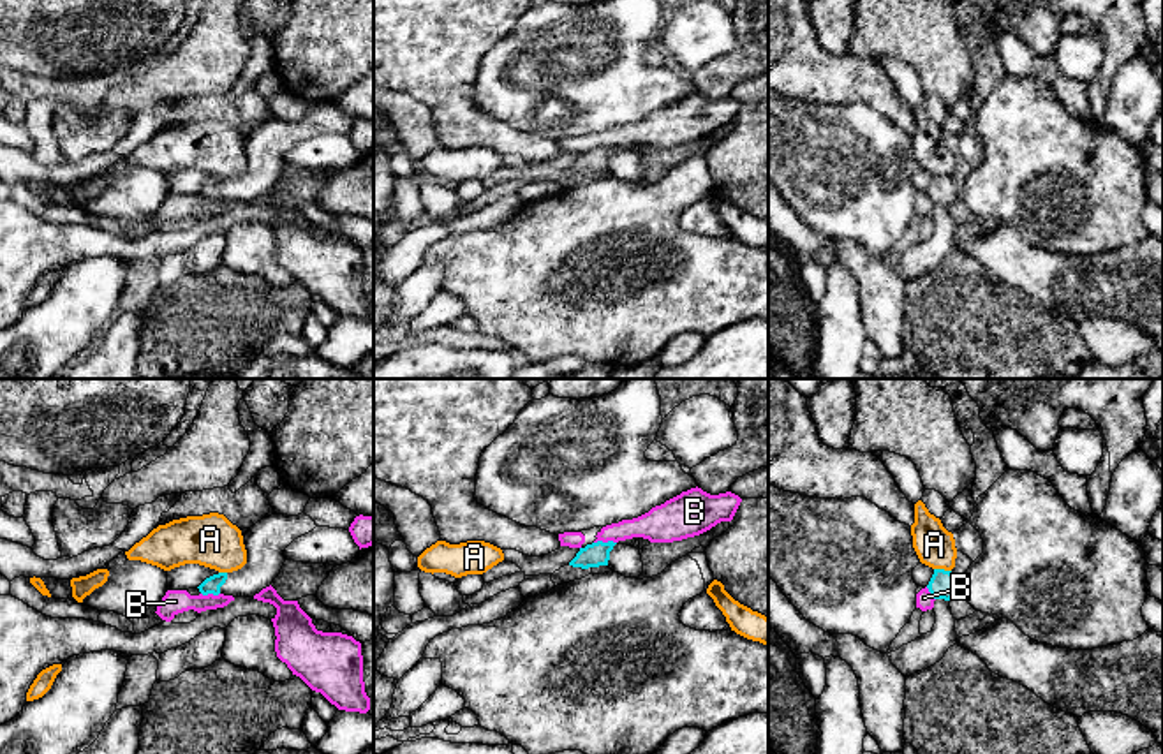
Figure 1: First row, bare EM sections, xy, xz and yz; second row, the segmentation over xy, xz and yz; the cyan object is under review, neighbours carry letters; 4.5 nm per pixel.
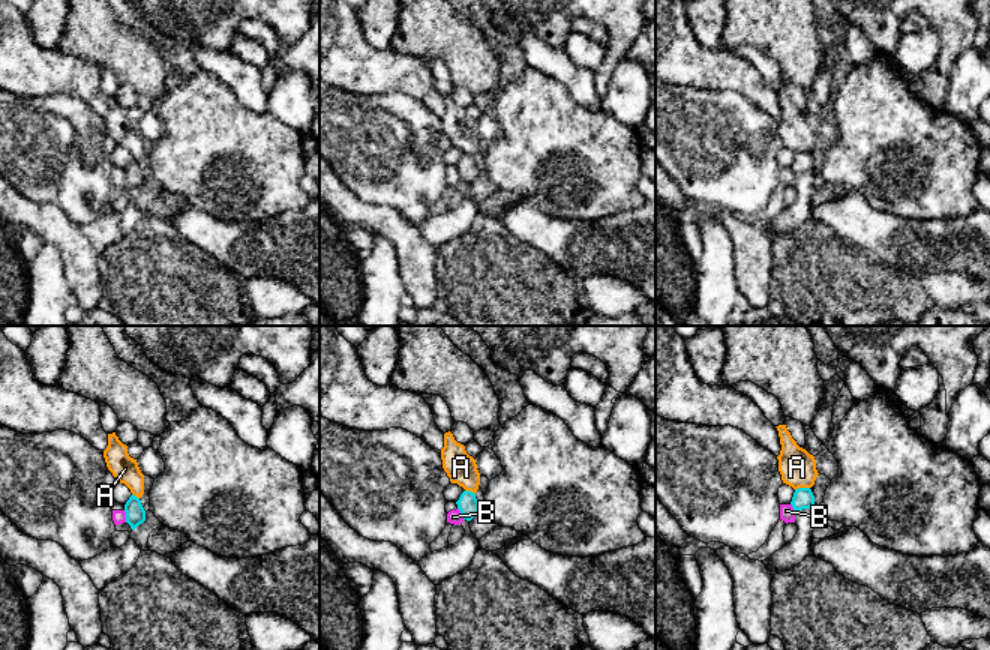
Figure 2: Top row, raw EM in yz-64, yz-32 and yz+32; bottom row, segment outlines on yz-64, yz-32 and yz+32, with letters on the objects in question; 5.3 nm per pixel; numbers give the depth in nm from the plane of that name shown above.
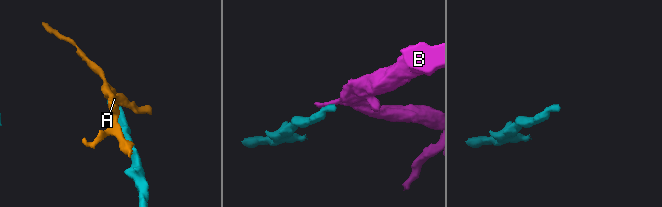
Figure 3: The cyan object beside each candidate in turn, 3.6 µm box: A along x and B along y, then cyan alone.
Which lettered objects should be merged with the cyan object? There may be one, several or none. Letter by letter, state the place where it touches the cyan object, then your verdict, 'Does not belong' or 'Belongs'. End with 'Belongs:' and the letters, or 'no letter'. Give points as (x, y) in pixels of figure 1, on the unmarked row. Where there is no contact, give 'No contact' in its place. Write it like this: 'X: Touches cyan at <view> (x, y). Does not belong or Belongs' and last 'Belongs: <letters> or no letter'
A: Touches cyan at yz (943, 175). Does not belong
B: Touches cyan at xz (605, 148). Does not belong
Belongs: no letter

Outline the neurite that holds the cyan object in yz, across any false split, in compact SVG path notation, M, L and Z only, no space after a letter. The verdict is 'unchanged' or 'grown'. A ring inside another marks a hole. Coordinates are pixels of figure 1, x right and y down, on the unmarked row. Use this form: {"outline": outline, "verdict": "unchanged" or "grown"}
{"outline": "M934 174L934 180L927 194L934 201L934 204L950 206L957 199L955 183L952 176L944 176L944 174Z", "verdict": "unchanged"}

